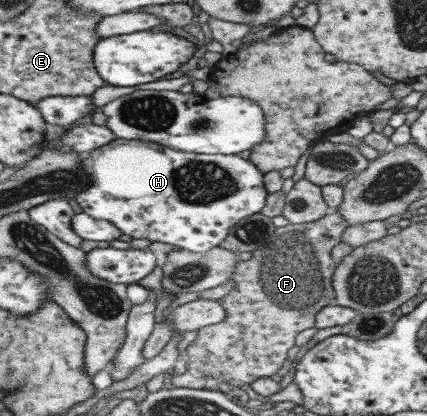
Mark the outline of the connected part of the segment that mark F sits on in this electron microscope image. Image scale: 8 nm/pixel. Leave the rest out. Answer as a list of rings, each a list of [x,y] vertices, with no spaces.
[[[336,211],[327,213],[314,223],[288,224],[277,228],[265,246],[251,251],[250,259],[238,260],[235,271],[231,273],[235,287],[218,299],[225,312],[224,318],[219,323],[196,330],[195,339],[181,355],[178,369],[195,369],[205,377],[213,377],[217,381],[237,381],[239,384],[273,375],[287,359],[287,351],[294,345],[295,335],[314,327],[315,314],[322,307],[336,303],[331,286],[336,263],[331,260],[331,249],[340,242],[341,232],[347,227],[347,222]]]

